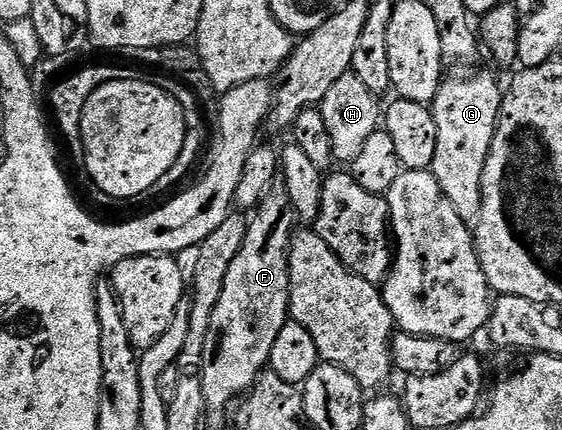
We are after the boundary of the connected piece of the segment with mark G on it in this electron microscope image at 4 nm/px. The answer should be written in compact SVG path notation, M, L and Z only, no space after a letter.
M482 71L447 79L432 101L436 122L436 158L432 171L448 202L456 206L456 214L471 226L477 225L480 218L484 164L488 162L504 95L503 85L498 85L497 78Z

